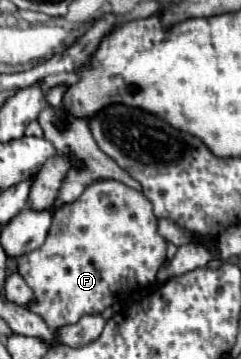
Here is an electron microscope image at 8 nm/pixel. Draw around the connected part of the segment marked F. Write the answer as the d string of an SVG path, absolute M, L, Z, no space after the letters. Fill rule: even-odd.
M97 180L89 184L77 200L55 208L47 240L41 248L19 256L17 270L35 296L29 310L43 316L43 320L57 330L77 324L87 314L101 314L113 302L151 286L165 262L165 250L167 240L157 232L157 218L151 202L141 192L127 188L117 180Z

